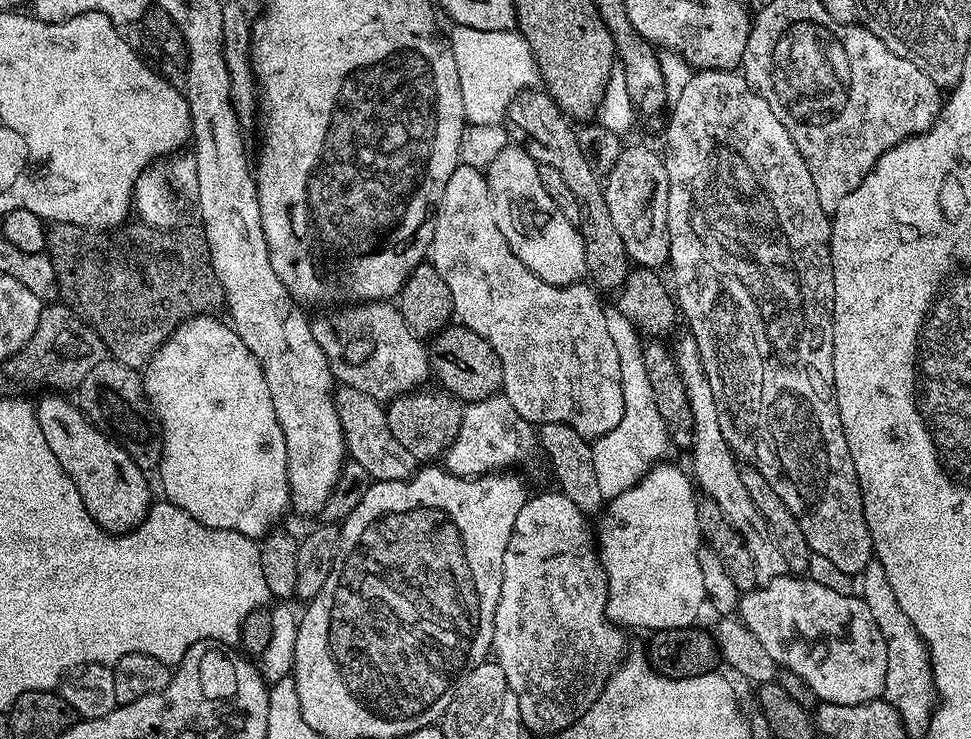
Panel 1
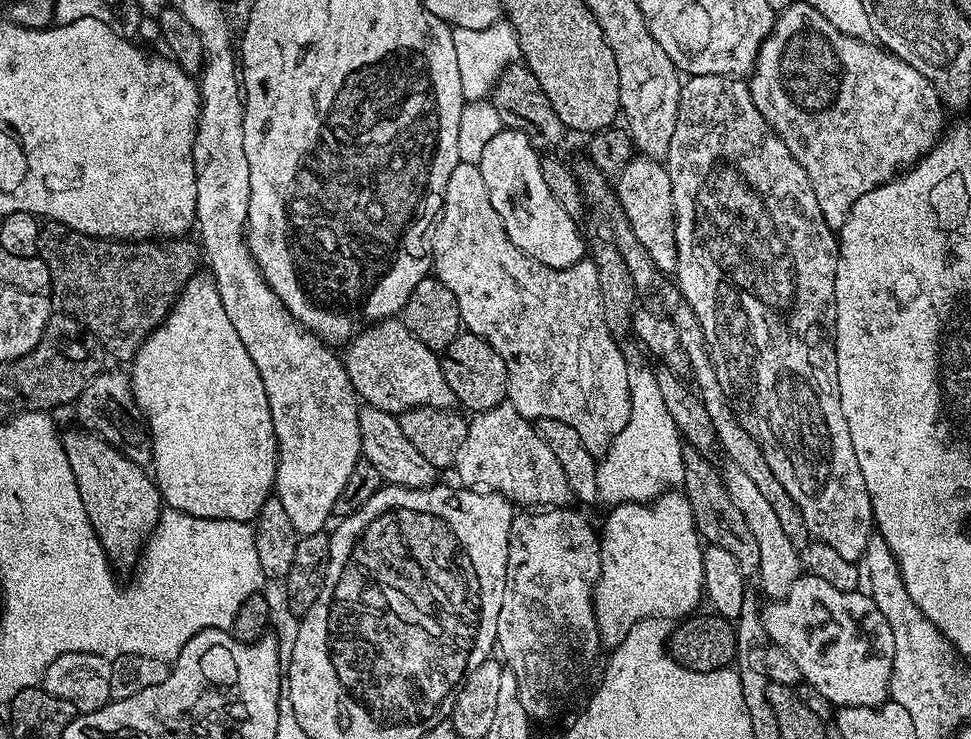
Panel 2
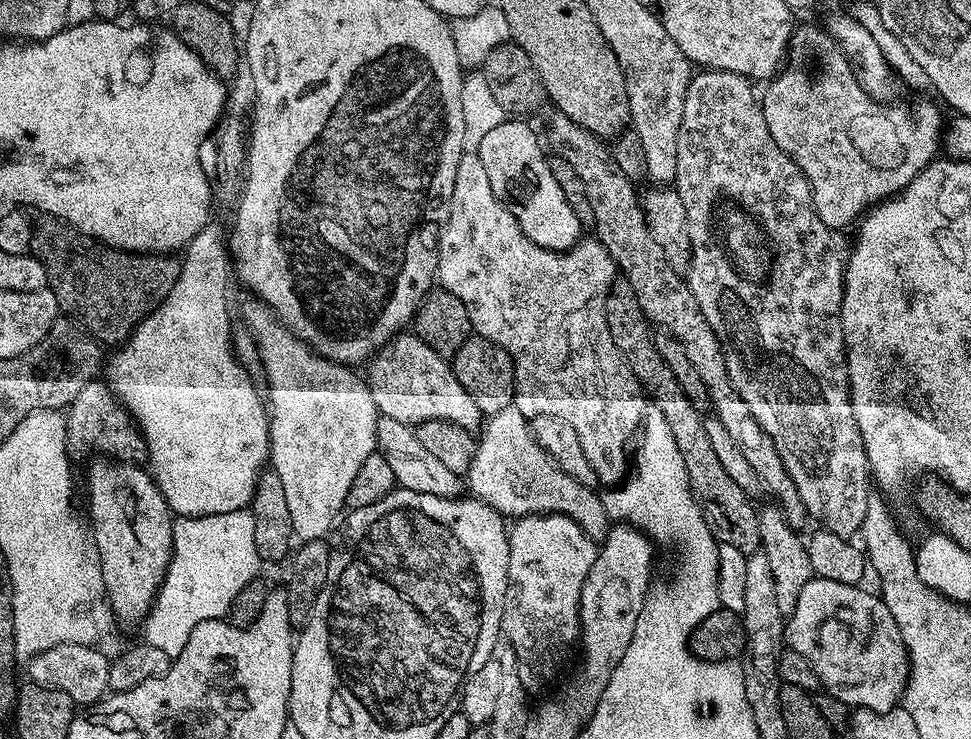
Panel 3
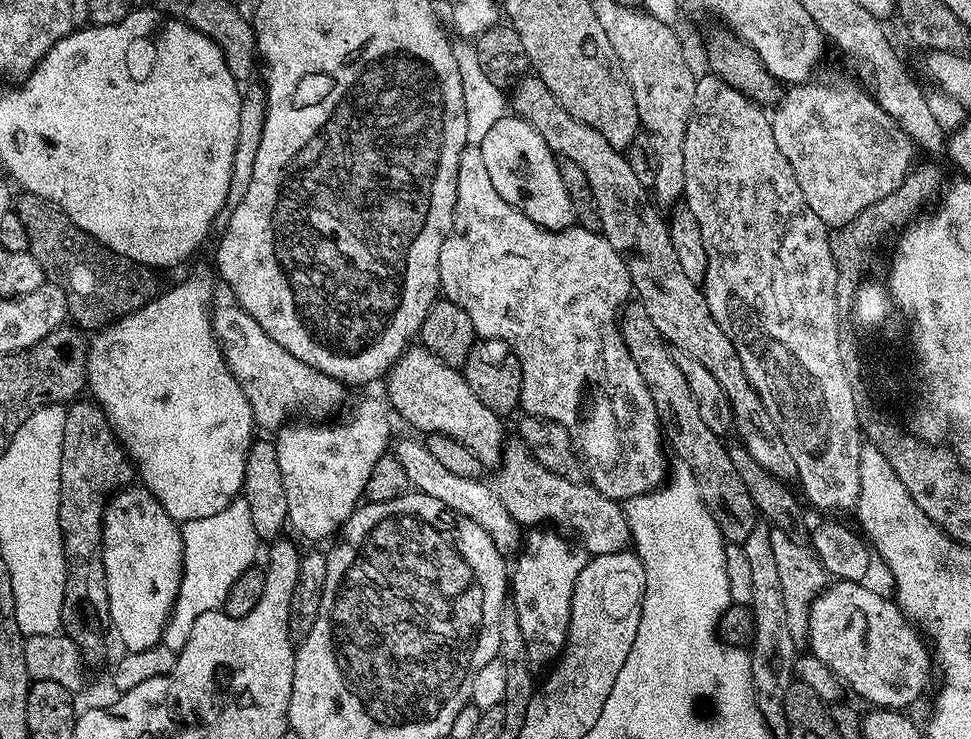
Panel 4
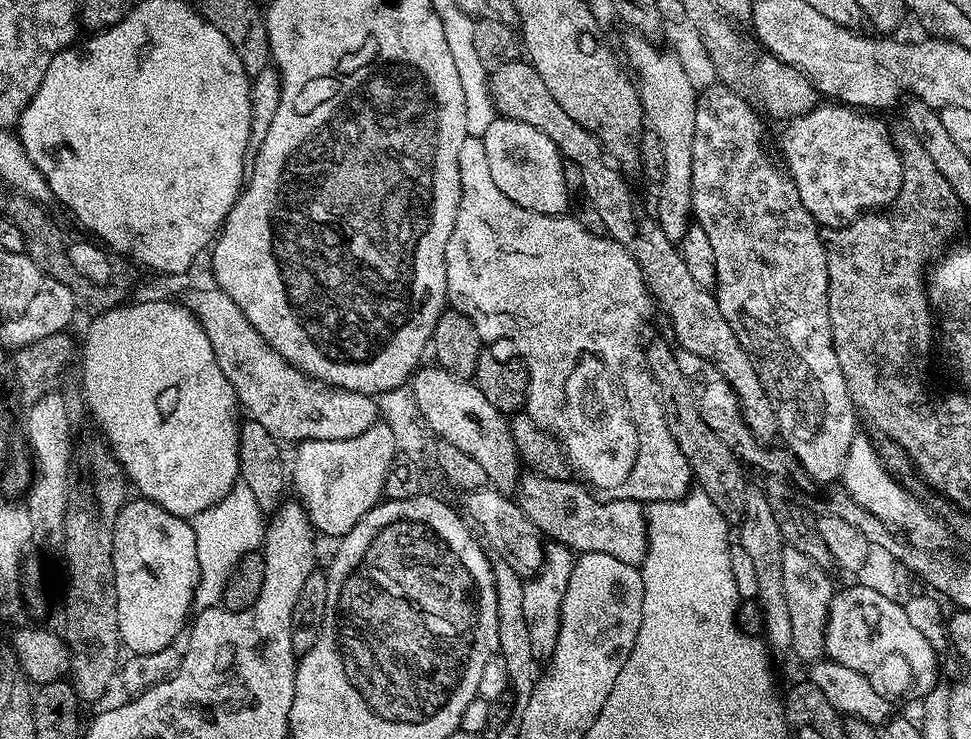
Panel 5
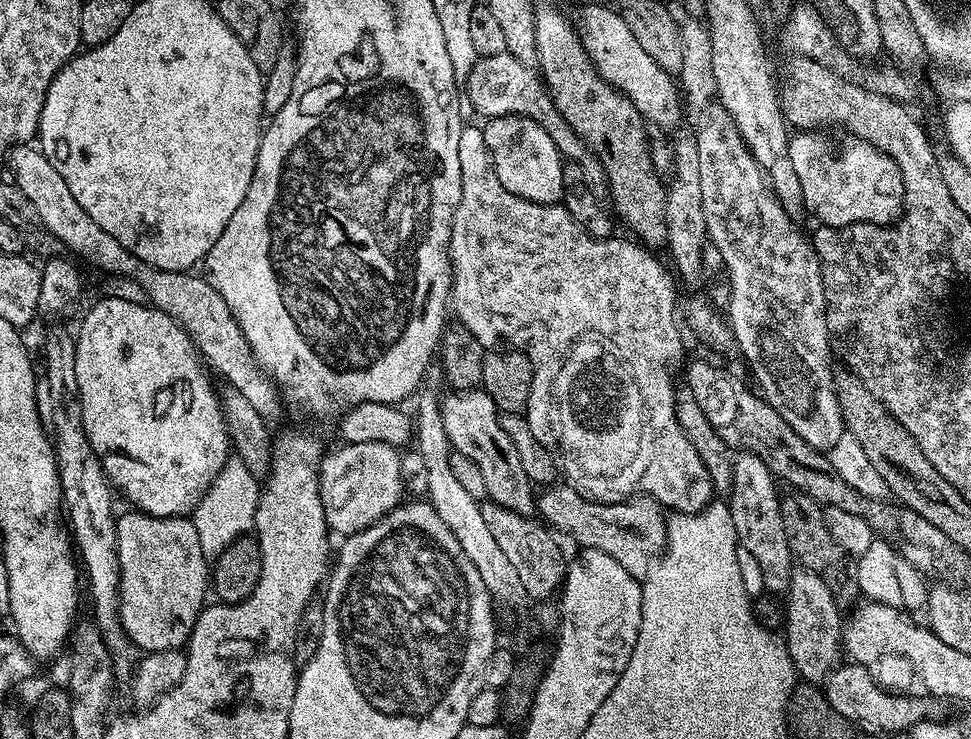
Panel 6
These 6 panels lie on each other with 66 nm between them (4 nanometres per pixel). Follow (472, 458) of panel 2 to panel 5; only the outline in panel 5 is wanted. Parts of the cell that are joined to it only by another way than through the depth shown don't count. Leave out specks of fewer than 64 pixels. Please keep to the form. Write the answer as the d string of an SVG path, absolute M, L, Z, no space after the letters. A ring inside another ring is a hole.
M525 471L514 489L514 499L522 514L526 514L549 541L565 544L576 554L610 554L610 558L618 558L618 562L643 565L648 555L645 505L638 500L597 498L583 483L575 484L574 480L542 478L537 472Z

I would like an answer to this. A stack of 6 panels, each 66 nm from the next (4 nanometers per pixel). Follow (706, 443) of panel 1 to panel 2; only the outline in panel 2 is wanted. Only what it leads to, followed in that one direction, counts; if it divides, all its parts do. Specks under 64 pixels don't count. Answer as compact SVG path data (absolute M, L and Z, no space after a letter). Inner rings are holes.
M728 462L722 468L722 479L730 498L734 498L734 506L742 510L742 518L746 518L746 526L754 530L754 538L758 542L758 558L760 559L760 579L759 591L768 595L769 601L782 600L786 594L790 594L790 586L802 574L802 556L797 548L792 545L790 538L786 538L786 533L782 531L782 525L778 523L778 514L770 507L770 502L766 502L758 486L746 474L742 474L742 466Z

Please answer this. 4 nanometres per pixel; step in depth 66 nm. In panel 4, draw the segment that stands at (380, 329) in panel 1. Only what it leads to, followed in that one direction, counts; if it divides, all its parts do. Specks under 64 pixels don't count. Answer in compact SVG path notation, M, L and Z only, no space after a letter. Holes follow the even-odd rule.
M409 346L392 365L386 377L386 400L391 411L395 415L397 412L410 427L417 428L421 434L437 432L462 442L462 446L466 446L466 450L470 450L470 454L474 454L481 465L499 465L506 443L504 424L500 421L503 419L494 410L490 410L490 406L478 402L460 368L452 368L442 362L442 358L433 354L431 347L416 347Z

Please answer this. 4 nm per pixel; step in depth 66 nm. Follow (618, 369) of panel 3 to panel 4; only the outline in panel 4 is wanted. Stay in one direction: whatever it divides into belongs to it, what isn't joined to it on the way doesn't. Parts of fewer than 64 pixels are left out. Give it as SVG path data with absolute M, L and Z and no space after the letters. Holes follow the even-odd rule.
M468 143L462 150L462 158L458 158L454 218L452 219L452 229L444 237L442 254L438 258L438 274L440 275L440 292L447 299L462 306L466 310L466 314L470 314L470 322L474 322L477 337L503 342L510 349L511 355L518 358L522 374L519 407L525 408L523 410L525 413L541 416L543 420L553 420L566 426L577 452L580 453L585 465L587 465L587 479L597 490L606 494L606 498L623 502L635 496L641 496L643 492L650 492L653 488L659 488L665 483L664 452L666 453L666 448L662 443L662 429L654 406L654 398L650 398L650 390L646 390L646 382L642 382L642 374L638 374L638 366L632 364L632 359L622 342L622 334L618 327L618 317L624 305L629 303L630 297L633 295L632 279L628 273L626 262L616 253L614 246L610 246L610 242L606 242L604 236L601 236L599 232L591 232L579 226L561 228L558 232L549 232L547 228L530 222L530 218L526 218L526 214L512 208L510 202L506 202L506 198L502 198L502 194L498 194L498 190L494 190L494 182L490 182L490 173L486 171L486 162L482 162L482 150L477 145Z

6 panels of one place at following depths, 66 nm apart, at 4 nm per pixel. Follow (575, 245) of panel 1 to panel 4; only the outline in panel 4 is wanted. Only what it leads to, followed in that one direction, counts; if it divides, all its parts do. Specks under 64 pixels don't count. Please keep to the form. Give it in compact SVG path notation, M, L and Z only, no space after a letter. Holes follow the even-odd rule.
M505 114L486 133L486 138L482 138L478 147L482 150L486 171L490 173L490 182L494 182L494 190L498 190L498 194L502 194L512 208L526 214L530 222L547 228L549 232L573 227L570 194L566 194L562 174L558 174L557 155L550 150L550 146L546 146L546 138L542 138L530 122L515 114Z

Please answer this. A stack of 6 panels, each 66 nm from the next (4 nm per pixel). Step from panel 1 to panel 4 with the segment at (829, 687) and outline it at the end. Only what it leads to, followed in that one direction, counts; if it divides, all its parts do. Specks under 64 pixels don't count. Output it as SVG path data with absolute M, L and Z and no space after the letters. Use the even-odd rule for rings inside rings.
M836 580L835 582L829 583L824 591L819 593L819 595L809 603L808 615L806 617L806 644L807 647L812 647L809 648L811 655L817 656L821 662L836 675L836 679L840 681L841 685L846 686L847 691L849 688L854 695L861 696L864 700L869 700L869 702L872 703L872 706L875 706L876 708L904 710L907 709L907 704L912 704L919 698L920 691L924 688L924 682L928 678L928 664L930 668L930 652L926 646L926 649L924 649L923 644L920 642L920 640L922 641L921 635L910 623L908 617L900 611L900 607L889 599L889 597L887 600L886 597L879 596L874 589L867 588L866 585L867 583L854 580Z

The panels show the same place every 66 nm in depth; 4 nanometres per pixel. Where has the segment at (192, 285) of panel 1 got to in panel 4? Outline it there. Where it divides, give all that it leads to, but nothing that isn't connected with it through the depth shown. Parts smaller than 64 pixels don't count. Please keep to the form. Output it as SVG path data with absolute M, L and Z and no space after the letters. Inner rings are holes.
M24 194L15 201L15 211L26 226L30 238L28 251L42 266L47 283L57 284L66 294L68 314L73 325L81 329L99 330L115 320L121 320L134 310L146 306L148 300L158 295L153 269L130 258L122 258L96 241L92 236L74 226L59 208L40 196Z

